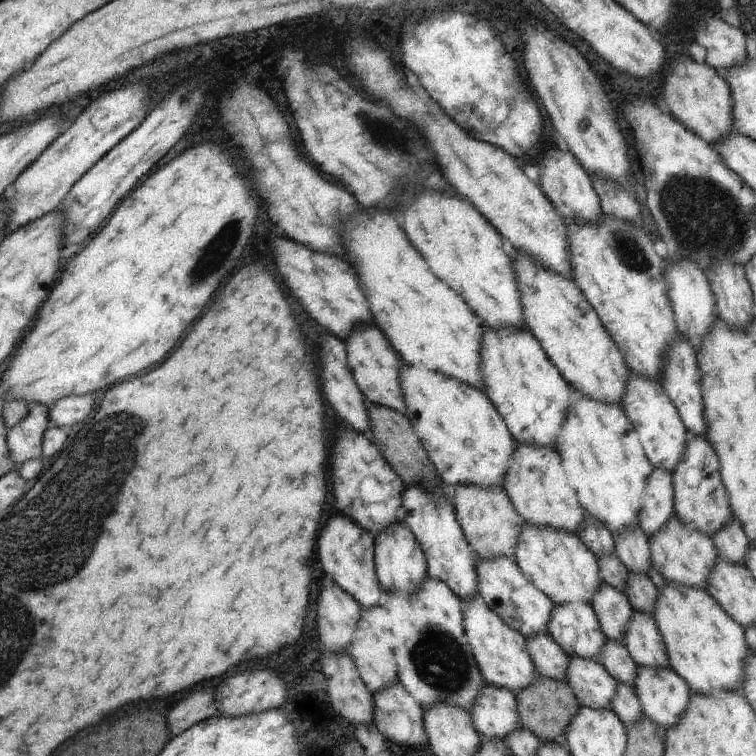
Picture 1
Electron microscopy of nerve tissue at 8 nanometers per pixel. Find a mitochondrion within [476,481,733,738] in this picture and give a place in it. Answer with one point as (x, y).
(711, 500)

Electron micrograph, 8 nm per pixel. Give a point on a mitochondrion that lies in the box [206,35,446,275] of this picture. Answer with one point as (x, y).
(383, 134)

